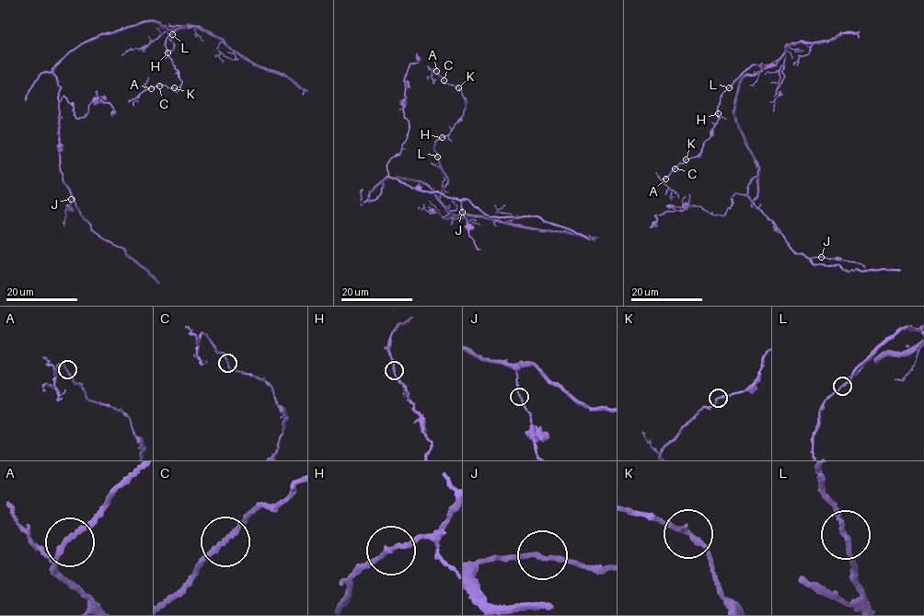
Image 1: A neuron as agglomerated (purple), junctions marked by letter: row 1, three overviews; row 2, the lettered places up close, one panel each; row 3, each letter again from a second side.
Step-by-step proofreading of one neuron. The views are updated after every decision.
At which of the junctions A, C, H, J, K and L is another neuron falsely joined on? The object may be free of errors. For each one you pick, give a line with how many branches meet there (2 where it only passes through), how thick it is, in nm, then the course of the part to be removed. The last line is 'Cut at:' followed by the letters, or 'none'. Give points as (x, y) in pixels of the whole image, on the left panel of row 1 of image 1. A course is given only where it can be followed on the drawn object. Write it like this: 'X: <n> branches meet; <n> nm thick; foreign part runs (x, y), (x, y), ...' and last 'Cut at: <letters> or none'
Cut at: none

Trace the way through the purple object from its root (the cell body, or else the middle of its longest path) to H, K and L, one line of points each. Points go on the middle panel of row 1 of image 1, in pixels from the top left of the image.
H: (375, 189), (386, 179), (410, 179), (425, 182), (437, 198), (447, 180), (433, 146), (442, 138)
K: (375, 189), (386, 179), (410, 179), (440, 196), (447, 180), (433, 146), (462, 115), (467, 103), (457, 87)
L: (375, 189), (386, 179), (410, 179), (425, 182), (437, 198), (447, 180), (438, 156)

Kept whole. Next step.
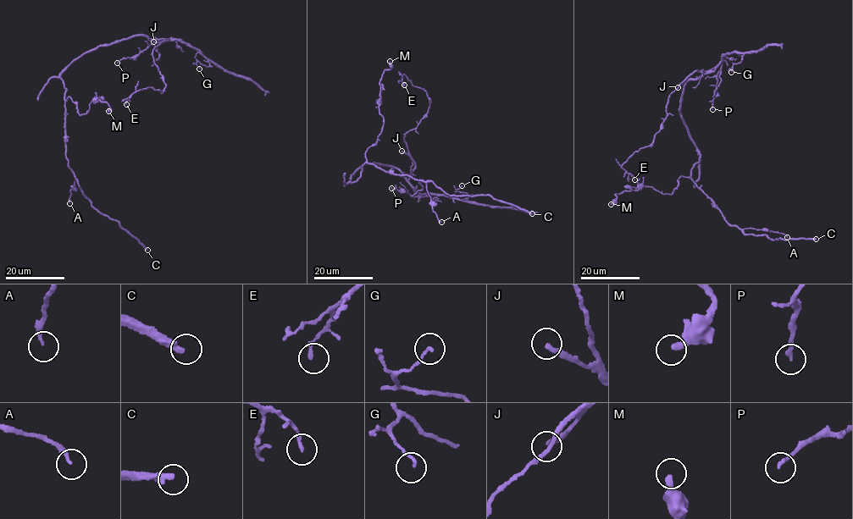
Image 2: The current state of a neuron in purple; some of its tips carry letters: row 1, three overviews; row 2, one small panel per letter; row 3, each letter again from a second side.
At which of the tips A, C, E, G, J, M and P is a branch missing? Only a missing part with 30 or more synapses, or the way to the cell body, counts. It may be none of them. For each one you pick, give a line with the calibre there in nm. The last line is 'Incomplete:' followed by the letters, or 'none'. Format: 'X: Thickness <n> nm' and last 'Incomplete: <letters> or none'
C: Thickness 300 nm
J: Thickness 240 nm
P: Thickness 180 nm
Incomplete: C, J, P

